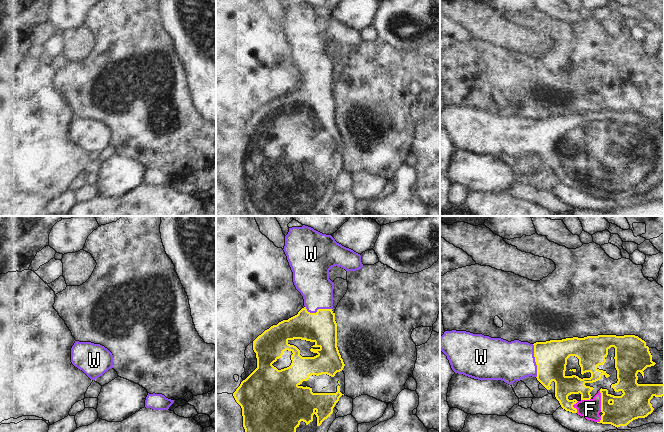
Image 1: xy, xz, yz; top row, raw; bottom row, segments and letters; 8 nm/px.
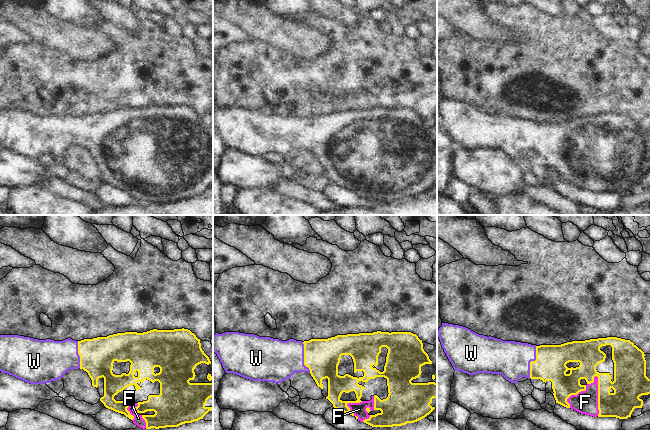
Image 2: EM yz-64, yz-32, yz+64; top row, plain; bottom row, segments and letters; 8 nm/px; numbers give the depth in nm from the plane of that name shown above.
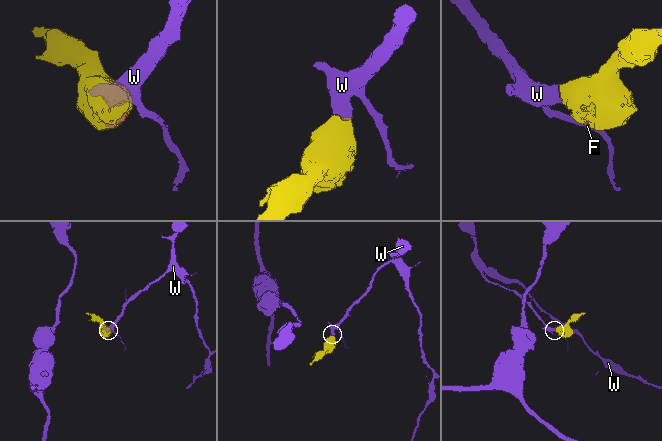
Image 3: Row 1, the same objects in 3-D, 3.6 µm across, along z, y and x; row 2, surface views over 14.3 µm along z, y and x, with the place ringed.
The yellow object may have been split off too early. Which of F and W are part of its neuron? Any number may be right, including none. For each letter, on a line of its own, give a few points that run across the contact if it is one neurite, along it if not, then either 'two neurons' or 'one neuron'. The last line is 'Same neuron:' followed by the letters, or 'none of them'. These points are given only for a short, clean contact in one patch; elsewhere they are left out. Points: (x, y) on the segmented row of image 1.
F: one neuron
W: line yz (551, 356), (547, 360), (535, 361), (512, 361); one neuron
Same neuron: F, W

